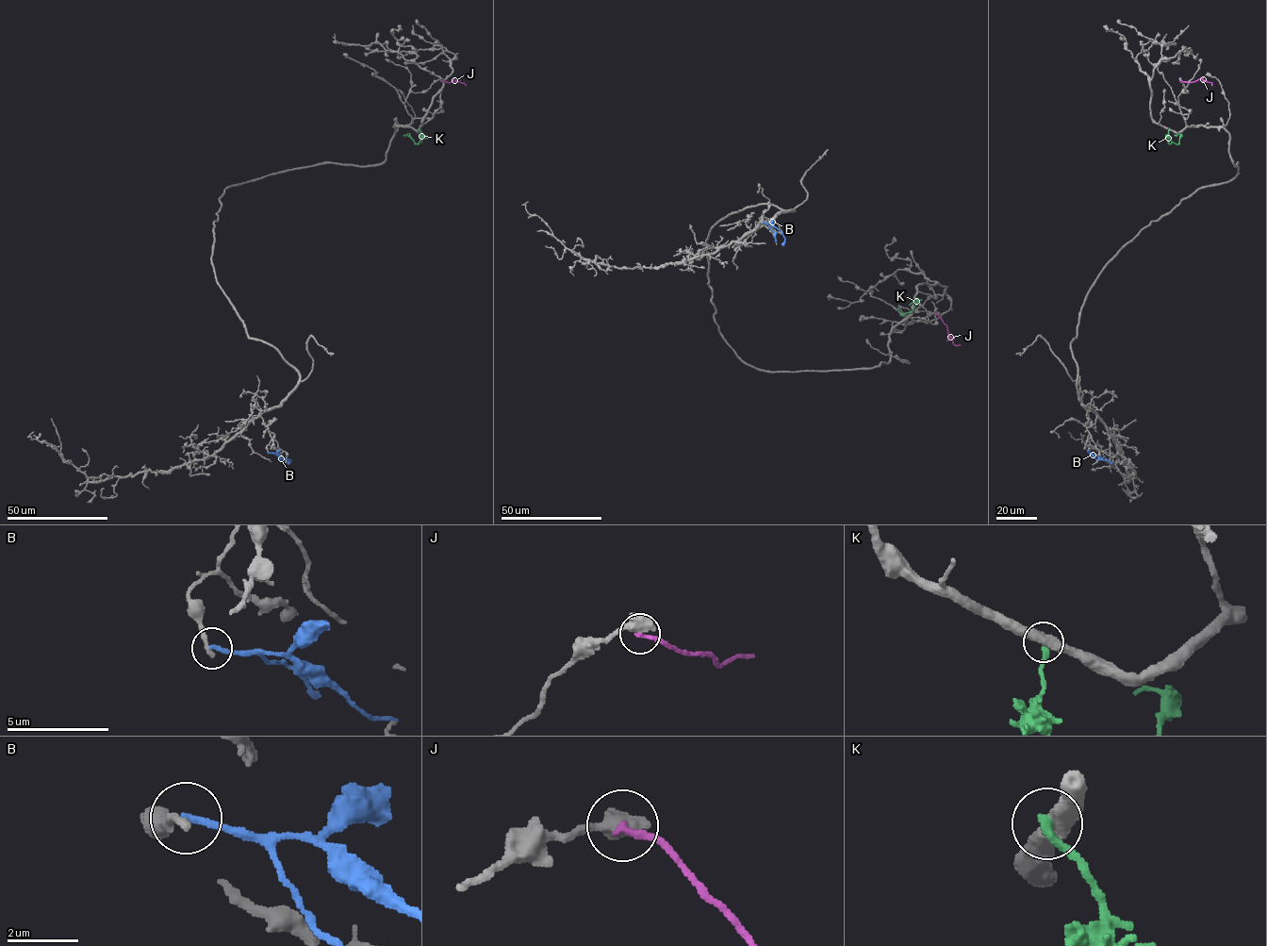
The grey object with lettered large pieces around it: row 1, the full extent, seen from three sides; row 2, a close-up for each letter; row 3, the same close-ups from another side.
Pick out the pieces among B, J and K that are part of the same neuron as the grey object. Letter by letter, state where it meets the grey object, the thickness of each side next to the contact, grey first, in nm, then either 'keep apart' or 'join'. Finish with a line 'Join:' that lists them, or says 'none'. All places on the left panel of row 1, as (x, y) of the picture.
B: meets grey at (269, 452); 260 nm thick on the grey side, 200 nm on the other; keep apart
J: meets grey at (440, 80); 700 nm thick on the grey side, 190 nm on the other; keep apart
K: meets grey at (419, 129); 480 nm thick on the grey side, 280 nm on the other; keep apart
Join: none

